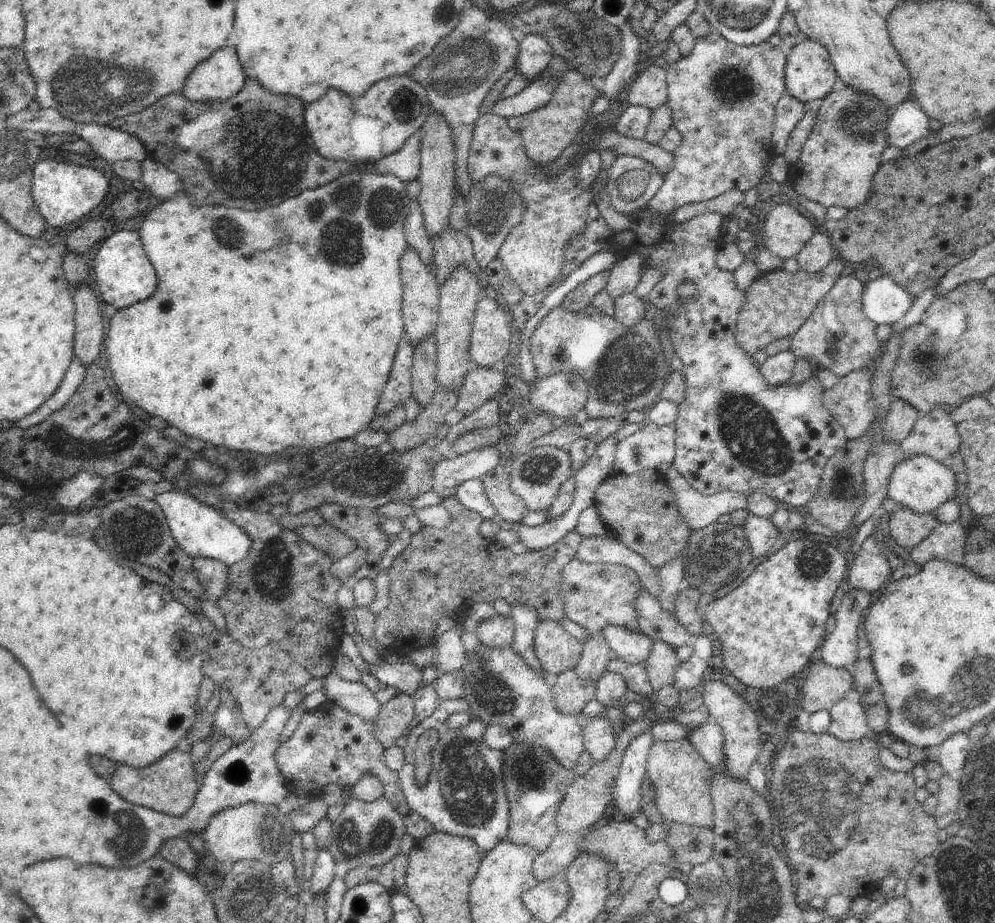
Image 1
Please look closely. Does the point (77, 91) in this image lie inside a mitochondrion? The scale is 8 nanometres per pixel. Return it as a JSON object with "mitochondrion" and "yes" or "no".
{"mitochondrion":"yes"}

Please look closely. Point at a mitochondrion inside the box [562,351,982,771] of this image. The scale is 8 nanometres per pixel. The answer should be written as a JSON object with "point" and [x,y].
{"point":[751,436]}

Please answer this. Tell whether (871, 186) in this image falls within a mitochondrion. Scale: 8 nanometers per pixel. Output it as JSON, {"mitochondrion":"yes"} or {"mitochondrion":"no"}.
{"mitochondrion":"no"}

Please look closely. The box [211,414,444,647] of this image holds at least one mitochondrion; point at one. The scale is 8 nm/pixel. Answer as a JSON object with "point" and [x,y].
{"point":[271,578]}

